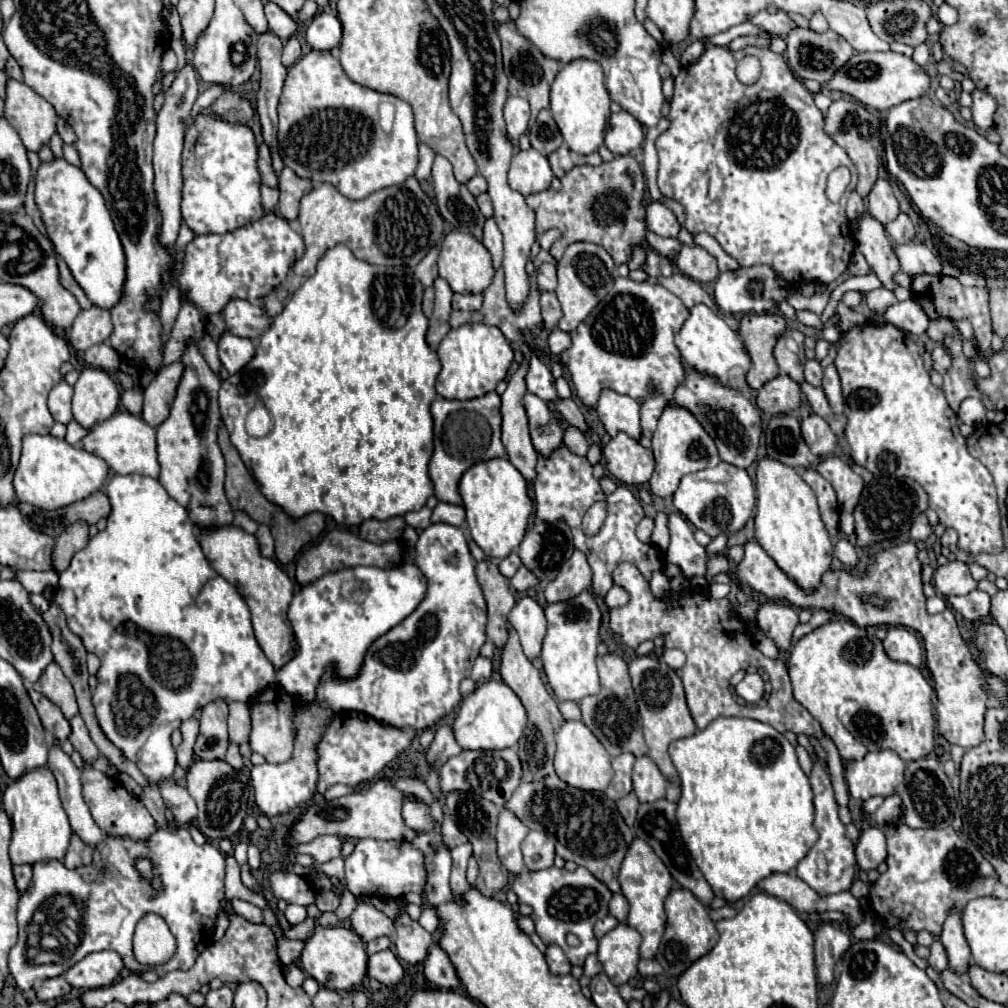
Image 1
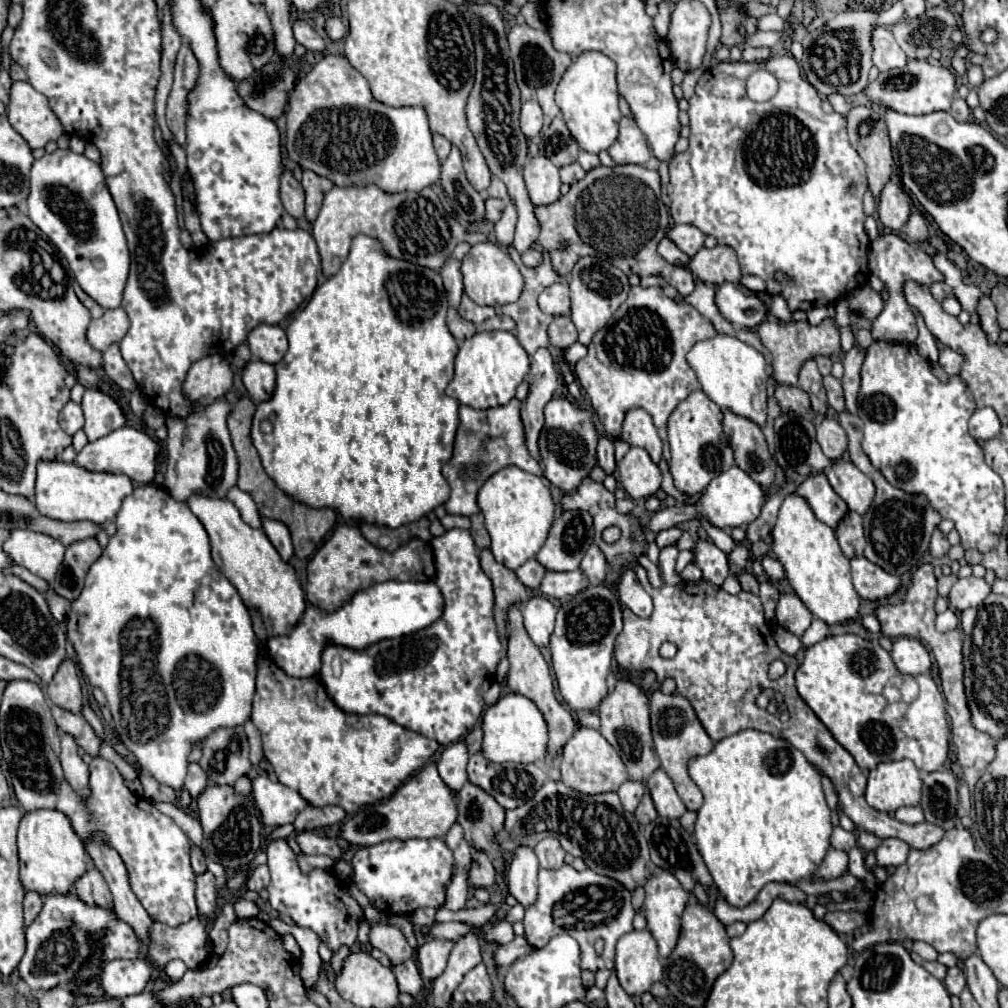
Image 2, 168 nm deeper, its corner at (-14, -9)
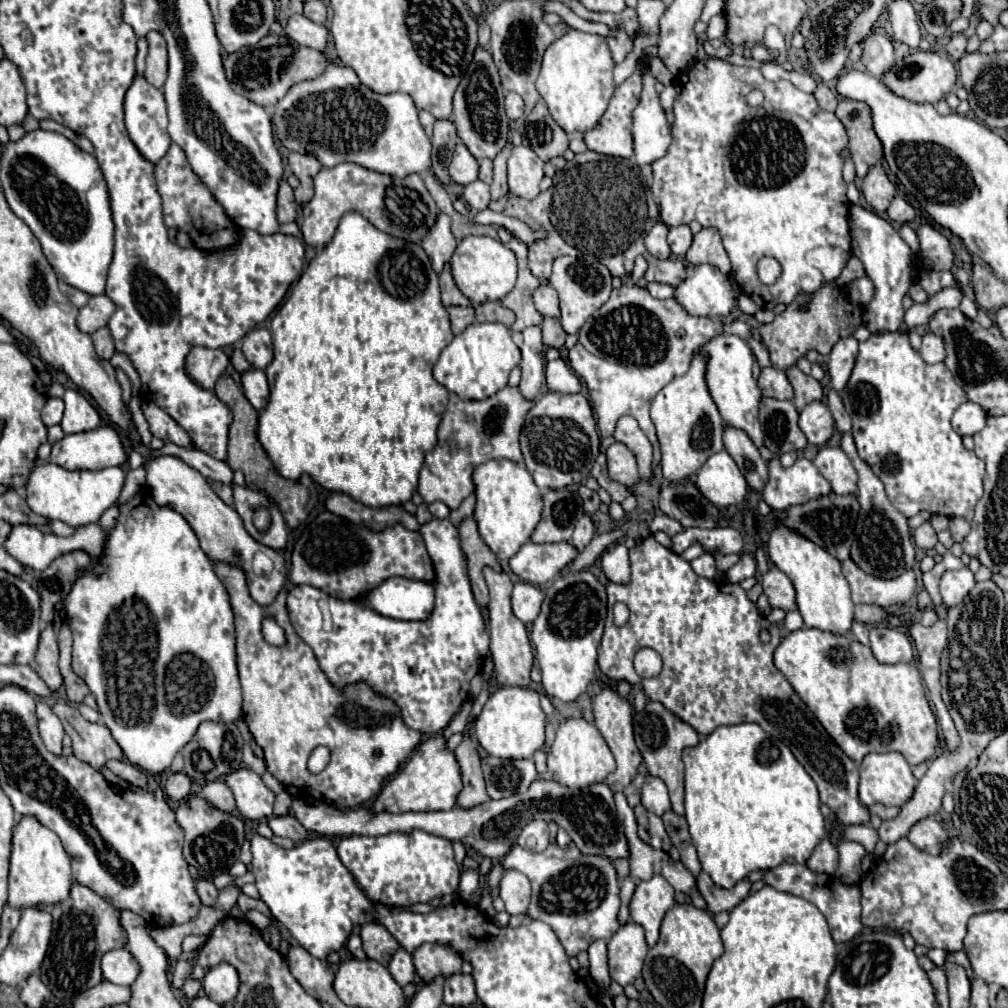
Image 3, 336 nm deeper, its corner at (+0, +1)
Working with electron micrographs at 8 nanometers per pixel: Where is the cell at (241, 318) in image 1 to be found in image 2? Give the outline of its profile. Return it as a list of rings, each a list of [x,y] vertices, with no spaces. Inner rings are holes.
[[[260,324],[250,332],[248,346],[250,346],[252,358],[262,360],[266,364],[278,364],[288,350],[286,332],[280,326]]]

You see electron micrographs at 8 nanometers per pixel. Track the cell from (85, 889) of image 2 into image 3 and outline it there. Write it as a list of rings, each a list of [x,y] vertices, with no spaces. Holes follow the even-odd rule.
[[[78,882],[72,884],[70,896],[66,900],[52,906],[52,918],[54,918],[52,942],[48,948],[48,958],[40,968],[40,974],[46,988],[56,998],[72,1000],[72,996],[78,996],[80,992],[102,982],[100,958],[108,950],[122,948],[126,932],[120,926],[118,910],[108,900],[98,896],[94,890]]]

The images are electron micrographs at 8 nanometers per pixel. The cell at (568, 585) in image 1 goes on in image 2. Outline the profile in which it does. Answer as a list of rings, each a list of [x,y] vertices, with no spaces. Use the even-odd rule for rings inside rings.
[[[590,546],[590,550],[586,552],[586,556],[582,558],[580,570],[588,576],[590,584],[598,586],[604,582],[606,574],[608,574],[608,564],[606,564],[606,556],[602,554],[602,550],[598,546]]]

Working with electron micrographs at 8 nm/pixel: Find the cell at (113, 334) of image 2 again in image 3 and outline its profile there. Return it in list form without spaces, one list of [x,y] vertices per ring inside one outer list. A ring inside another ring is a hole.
[[[106,294],[92,296],[90,302],[84,308],[80,308],[76,324],[78,324],[78,328],[82,332],[94,334],[98,328],[104,328],[108,324],[108,320],[114,314],[114,310],[116,310],[116,306]]]

